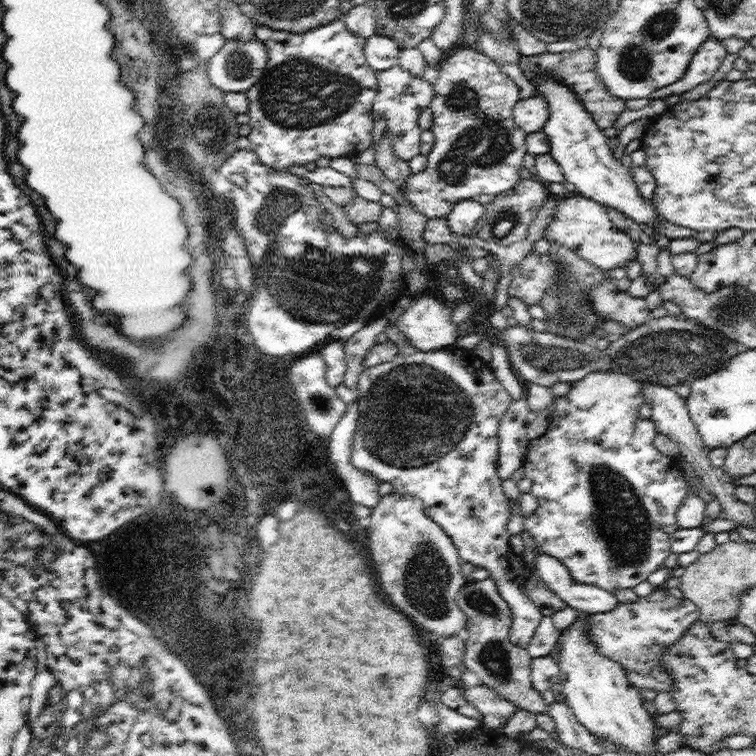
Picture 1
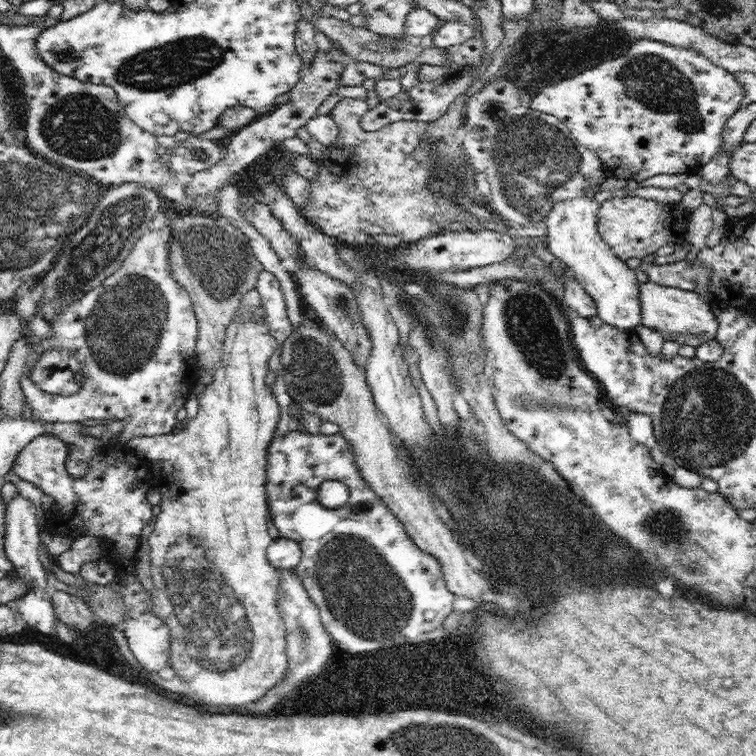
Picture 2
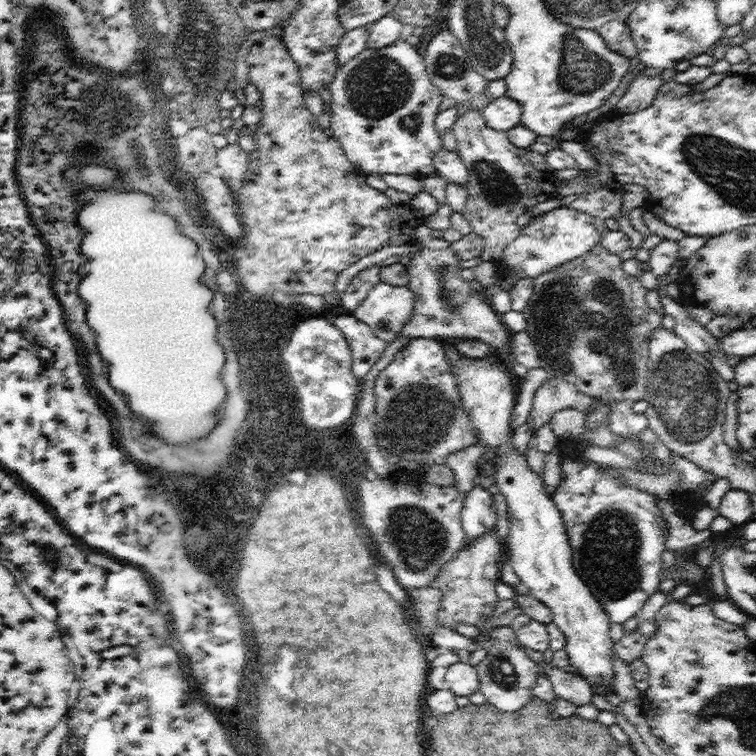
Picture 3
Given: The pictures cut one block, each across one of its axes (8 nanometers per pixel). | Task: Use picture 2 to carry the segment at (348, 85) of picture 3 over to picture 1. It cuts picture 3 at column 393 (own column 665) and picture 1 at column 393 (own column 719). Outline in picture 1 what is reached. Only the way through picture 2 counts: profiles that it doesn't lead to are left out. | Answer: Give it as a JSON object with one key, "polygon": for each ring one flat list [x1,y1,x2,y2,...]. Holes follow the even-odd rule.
{"polygon":[[399,64,385,68,385,70,377,70,375,80,377,80,377,86,375,86,369,116,373,118,373,124,379,118,385,120,385,130,383,130,381,138,389,138,395,156,399,156,399,160,403,160,403,162,409,162,413,156,419,154,423,130,417,126,417,120,419,120,421,112,425,108,429,108,429,104,433,100,433,86,427,80,423,80,423,76,417,76,417,74,401,68]]}

